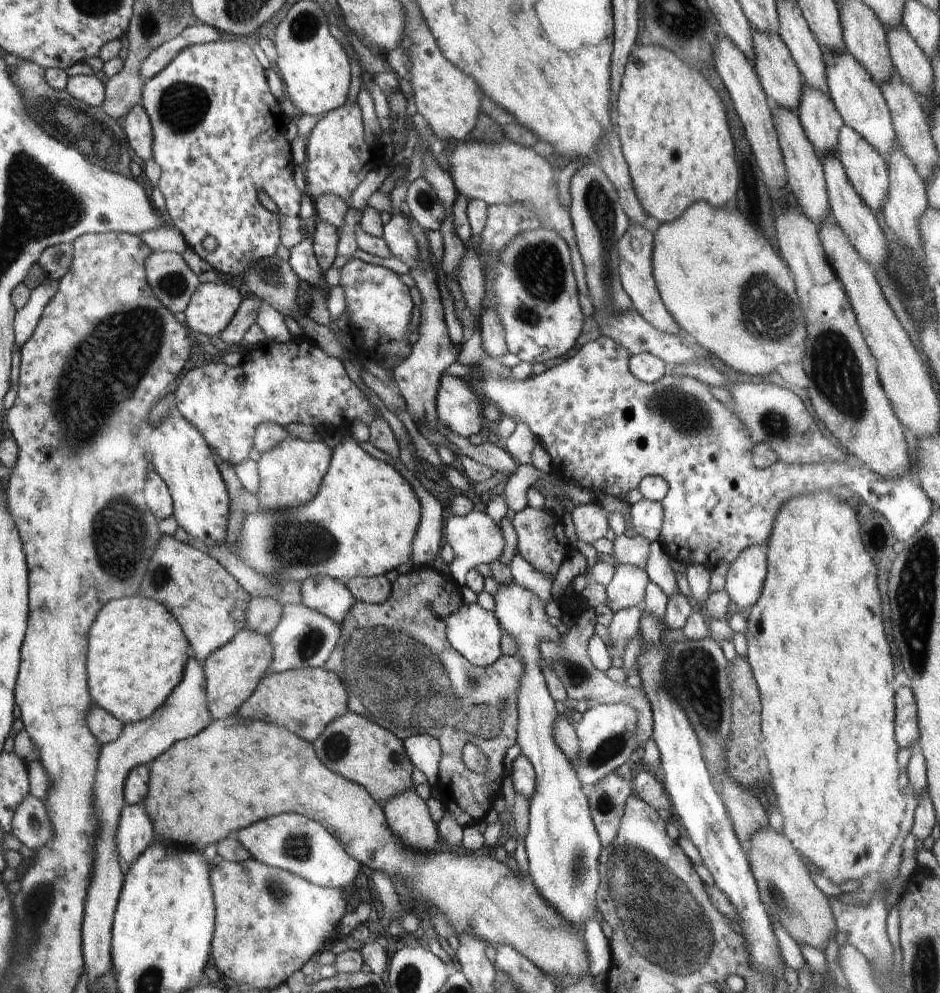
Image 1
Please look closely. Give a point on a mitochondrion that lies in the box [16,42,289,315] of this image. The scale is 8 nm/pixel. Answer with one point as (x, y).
(98, 138)

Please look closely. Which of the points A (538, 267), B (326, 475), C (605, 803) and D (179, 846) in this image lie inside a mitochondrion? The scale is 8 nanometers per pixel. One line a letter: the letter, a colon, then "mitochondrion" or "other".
A: mitochondrion
B: other
C: mitochondrion
D: other

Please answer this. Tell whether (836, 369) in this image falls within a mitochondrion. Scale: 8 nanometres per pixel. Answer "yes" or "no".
yes

